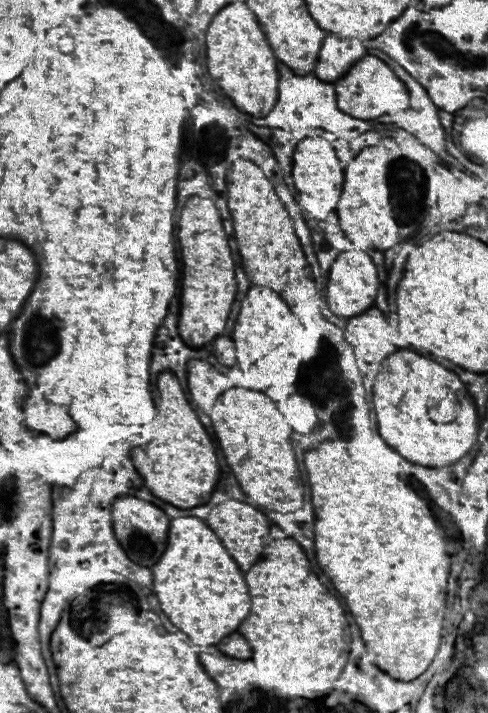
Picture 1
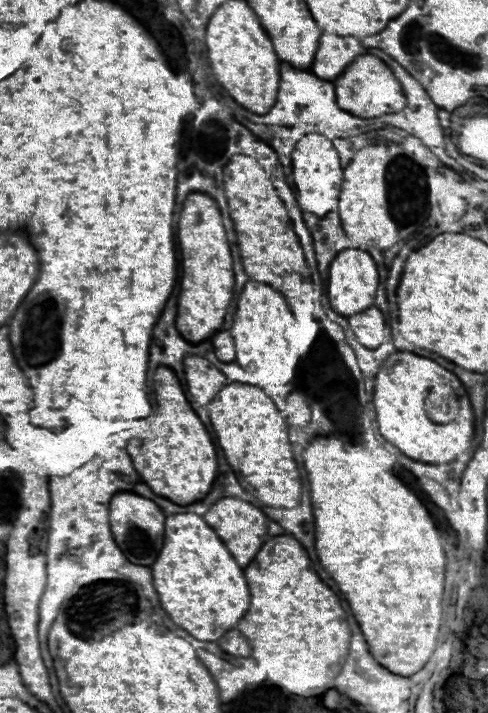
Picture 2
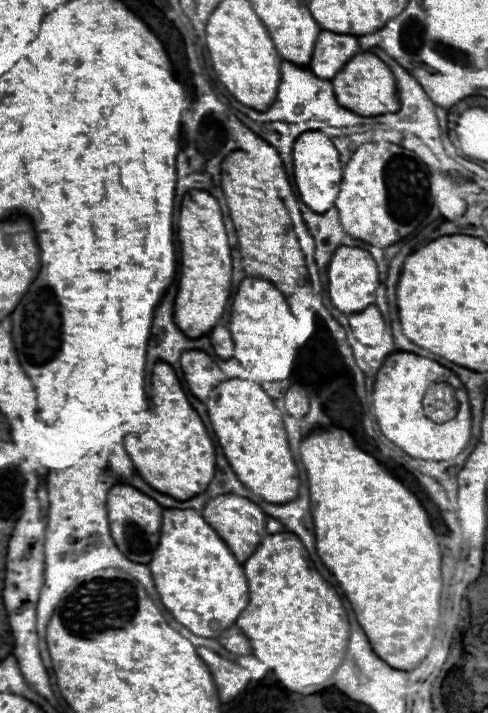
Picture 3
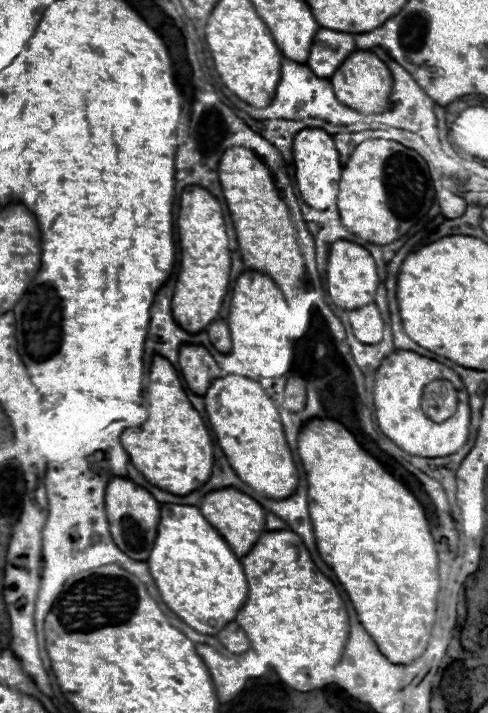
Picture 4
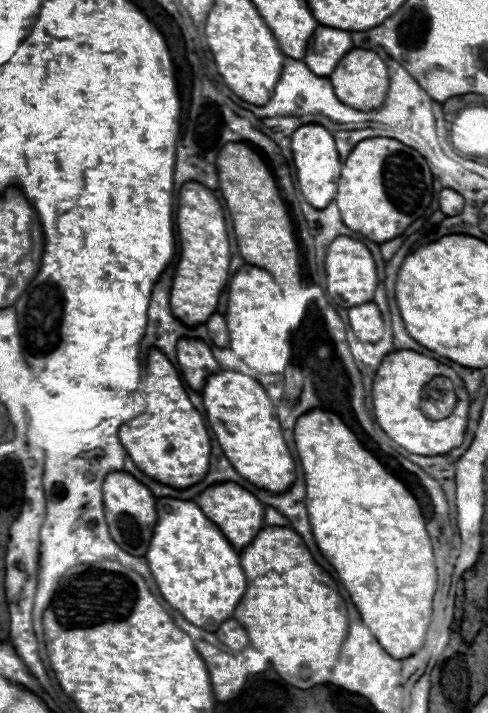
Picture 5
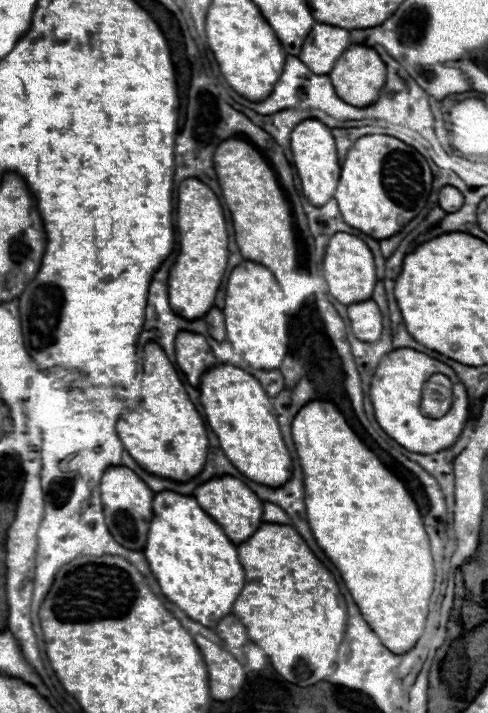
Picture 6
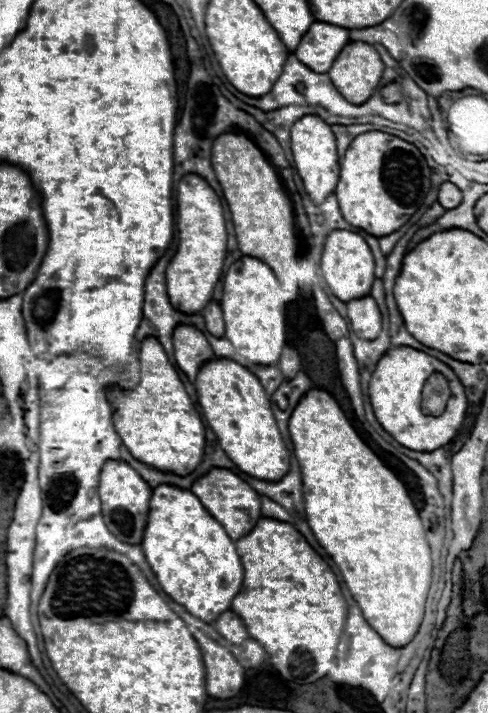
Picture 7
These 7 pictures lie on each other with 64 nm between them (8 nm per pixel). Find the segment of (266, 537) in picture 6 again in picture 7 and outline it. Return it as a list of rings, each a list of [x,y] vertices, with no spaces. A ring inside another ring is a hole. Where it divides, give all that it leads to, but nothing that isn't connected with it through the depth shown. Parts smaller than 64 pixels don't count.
[[[260,518],[250,534],[236,540],[236,548],[244,566],[244,584],[232,600],[232,612],[242,618],[250,638],[254,638],[268,652],[272,666],[282,678],[296,684],[312,684],[324,678],[334,664],[336,646],[344,632],[348,608],[332,568],[312,550],[306,538],[292,524],[272,518]]]

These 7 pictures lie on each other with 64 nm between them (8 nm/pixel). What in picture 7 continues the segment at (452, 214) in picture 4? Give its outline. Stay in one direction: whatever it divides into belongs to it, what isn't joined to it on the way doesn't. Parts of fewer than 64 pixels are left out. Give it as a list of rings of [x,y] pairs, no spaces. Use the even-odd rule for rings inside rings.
[[[444,182],[442,186],[440,186],[440,190],[438,190],[438,202],[448,210],[448,208],[456,208],[456,206],[460,206],[460,202],[462,202],[462,192],[454,186],[454,184],[450,184],[450,182]]]

